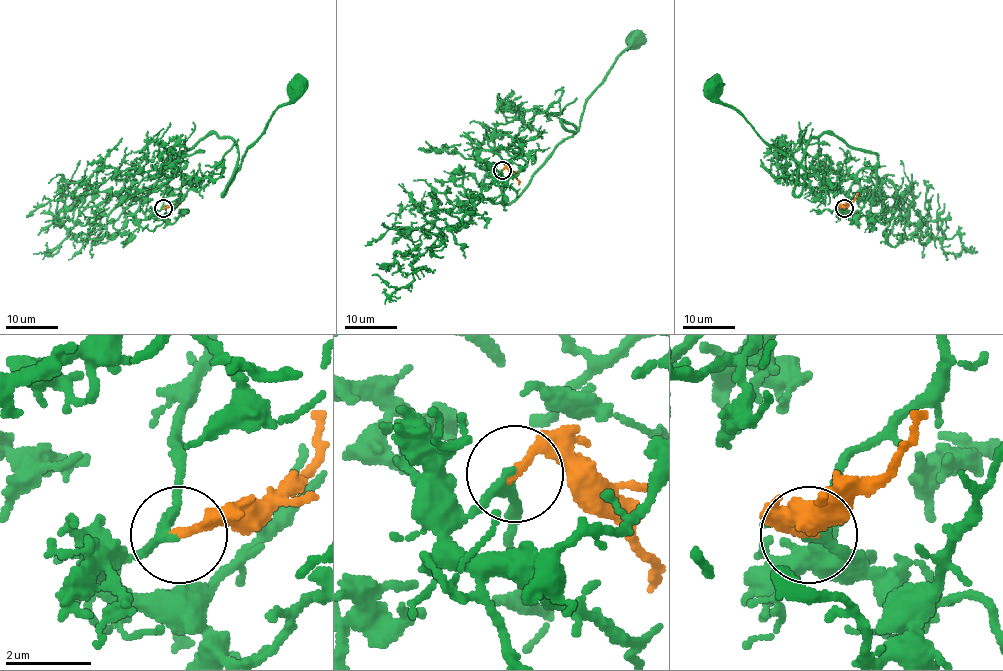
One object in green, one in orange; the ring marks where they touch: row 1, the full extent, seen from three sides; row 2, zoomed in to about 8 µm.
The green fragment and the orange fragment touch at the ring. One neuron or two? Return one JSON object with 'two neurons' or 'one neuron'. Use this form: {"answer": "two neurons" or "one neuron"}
{"answer": "one neuron"}

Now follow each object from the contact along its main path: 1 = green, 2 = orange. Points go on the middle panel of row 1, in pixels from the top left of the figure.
1: (502, 170), (506, 187), (505, 183), (502, 200), (509, 204), (554, 149), (573, 135), (586, 99), (635, 40)
2: (502, 170), (505, 167), (519, 181), (518, 184)

